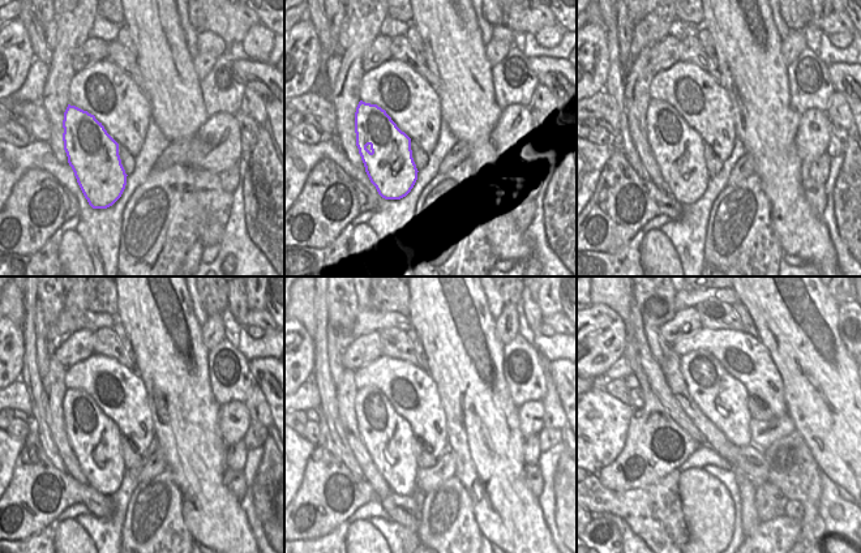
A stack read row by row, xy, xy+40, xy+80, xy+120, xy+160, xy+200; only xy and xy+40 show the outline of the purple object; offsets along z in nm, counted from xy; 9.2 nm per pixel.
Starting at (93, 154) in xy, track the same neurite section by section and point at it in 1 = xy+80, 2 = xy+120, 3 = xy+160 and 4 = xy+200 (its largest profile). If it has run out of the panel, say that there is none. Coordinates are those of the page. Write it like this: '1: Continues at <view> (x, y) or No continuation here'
1: Continues at xy+80 (682, 164)
2: Continues at xy+120 (99, 457)
3: Continues at xy+160 (394, 459)
4: Continues at xy+200 (621, 303).

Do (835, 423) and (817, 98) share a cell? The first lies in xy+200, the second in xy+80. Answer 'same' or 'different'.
same

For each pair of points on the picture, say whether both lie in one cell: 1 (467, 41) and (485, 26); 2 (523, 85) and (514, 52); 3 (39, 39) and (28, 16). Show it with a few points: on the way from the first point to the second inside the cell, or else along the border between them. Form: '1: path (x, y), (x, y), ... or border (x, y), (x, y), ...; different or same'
1: border (475, 13), (485, 55); different
2: path (515, 77), (514, 60); same
3: path (37, 34), (30, 21); same

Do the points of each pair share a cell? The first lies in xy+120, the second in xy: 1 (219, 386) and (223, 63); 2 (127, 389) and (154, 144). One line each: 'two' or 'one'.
1: one
2: two

